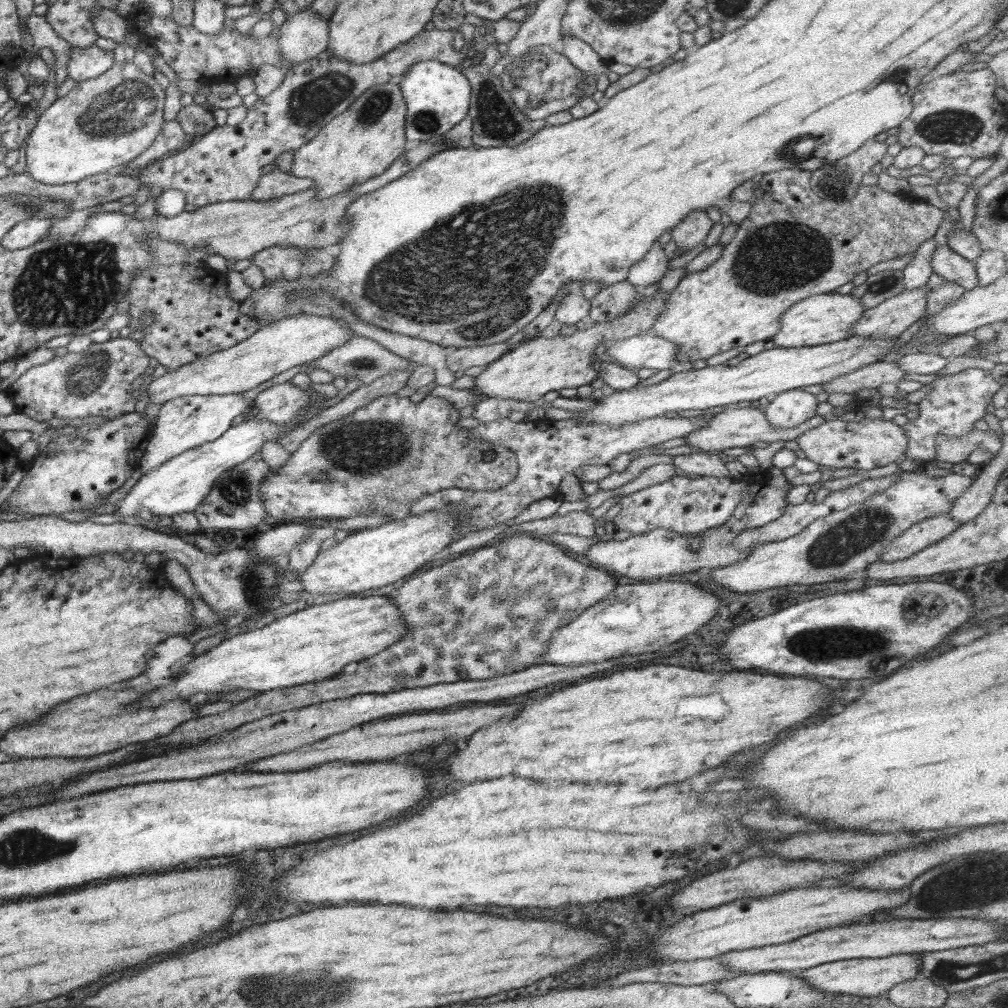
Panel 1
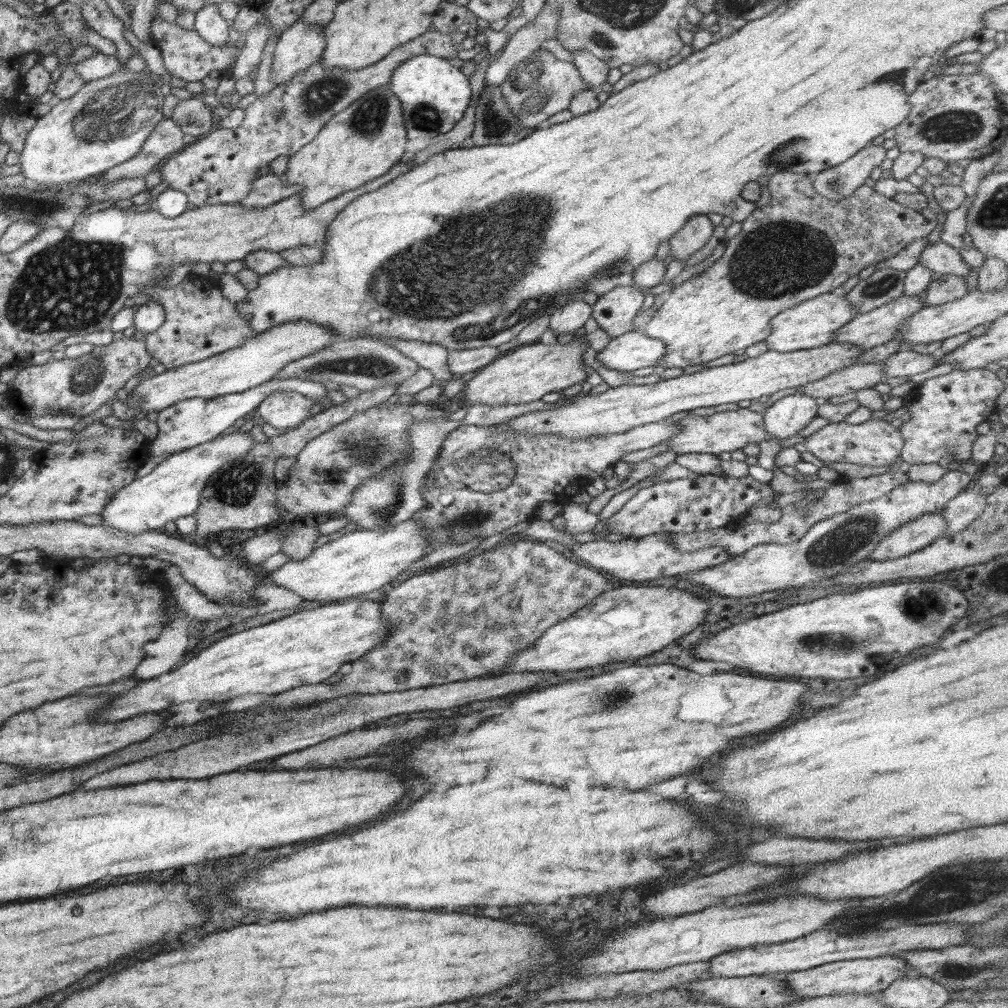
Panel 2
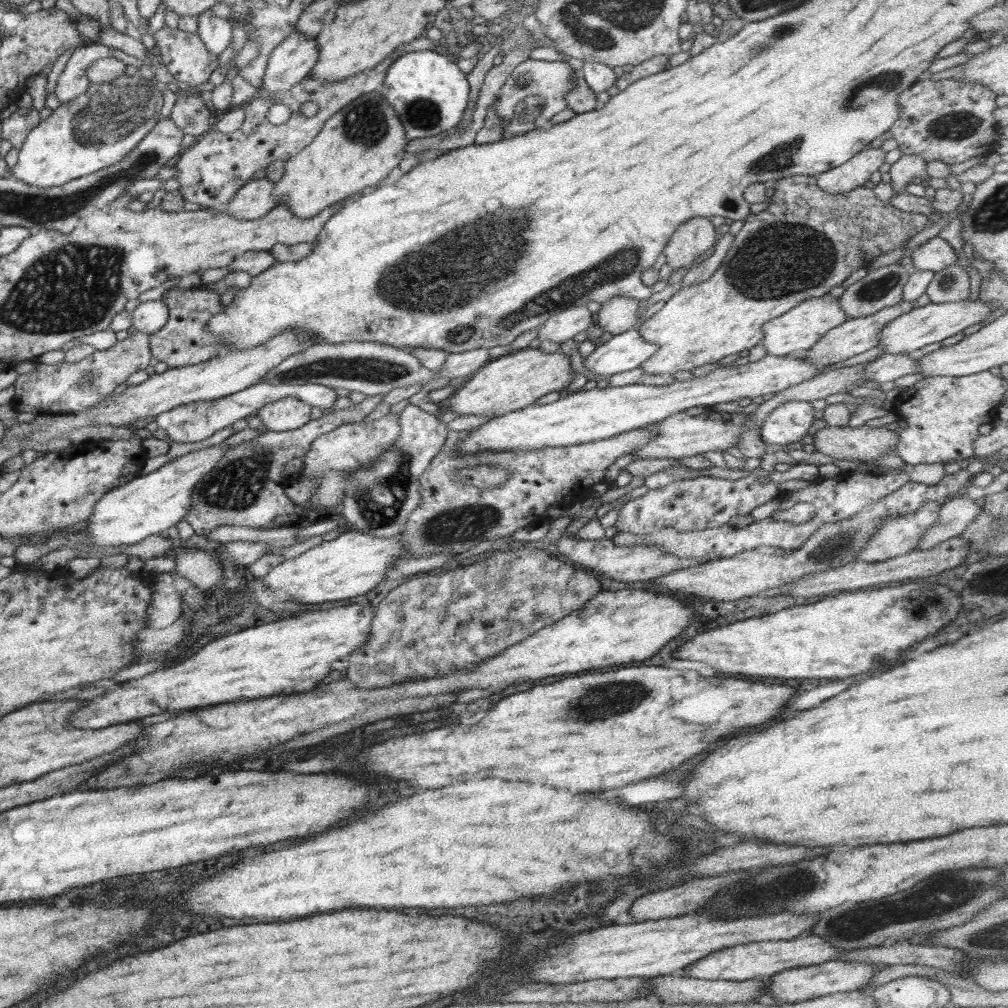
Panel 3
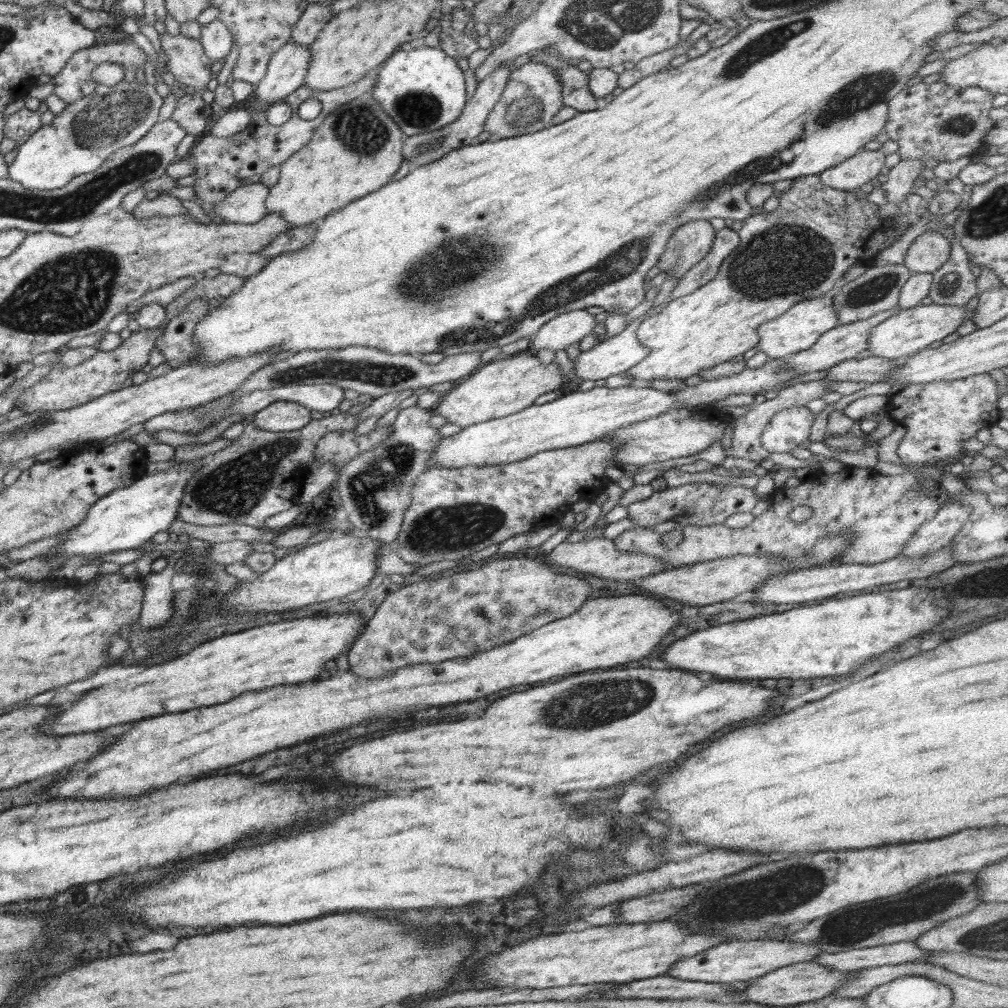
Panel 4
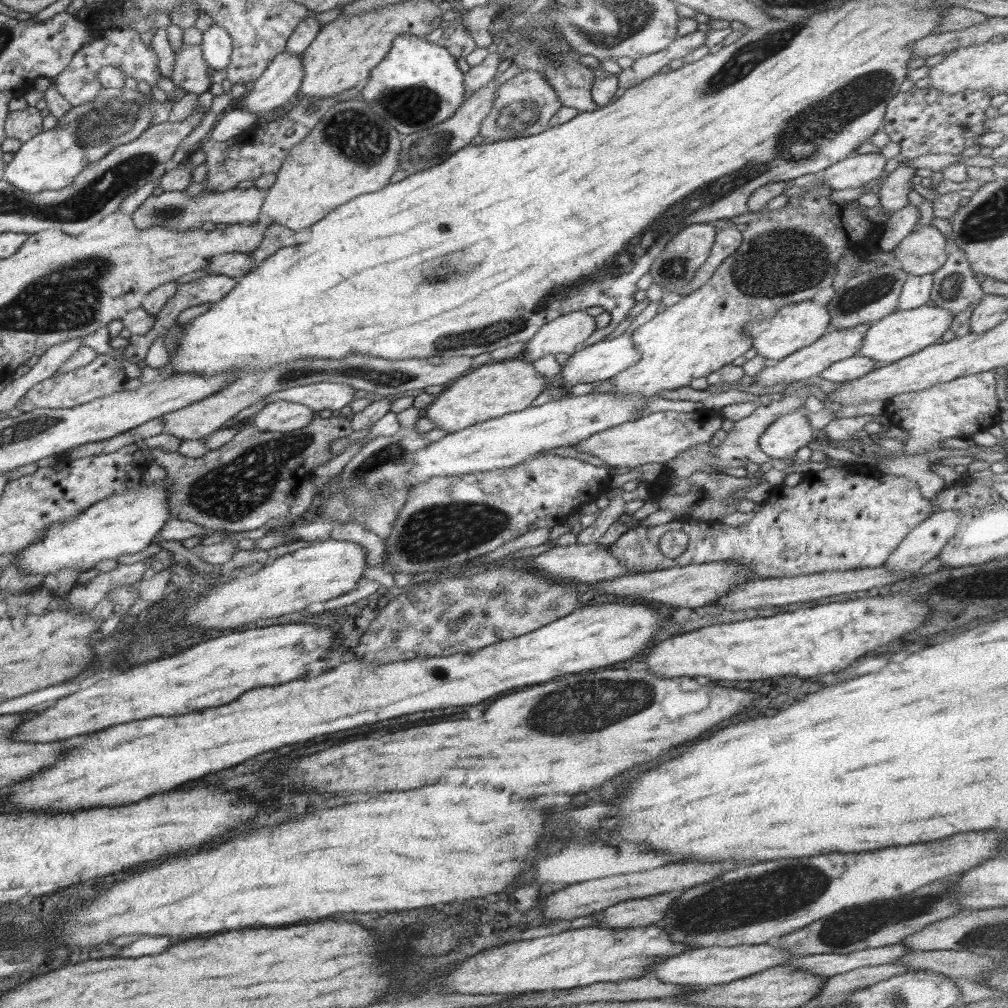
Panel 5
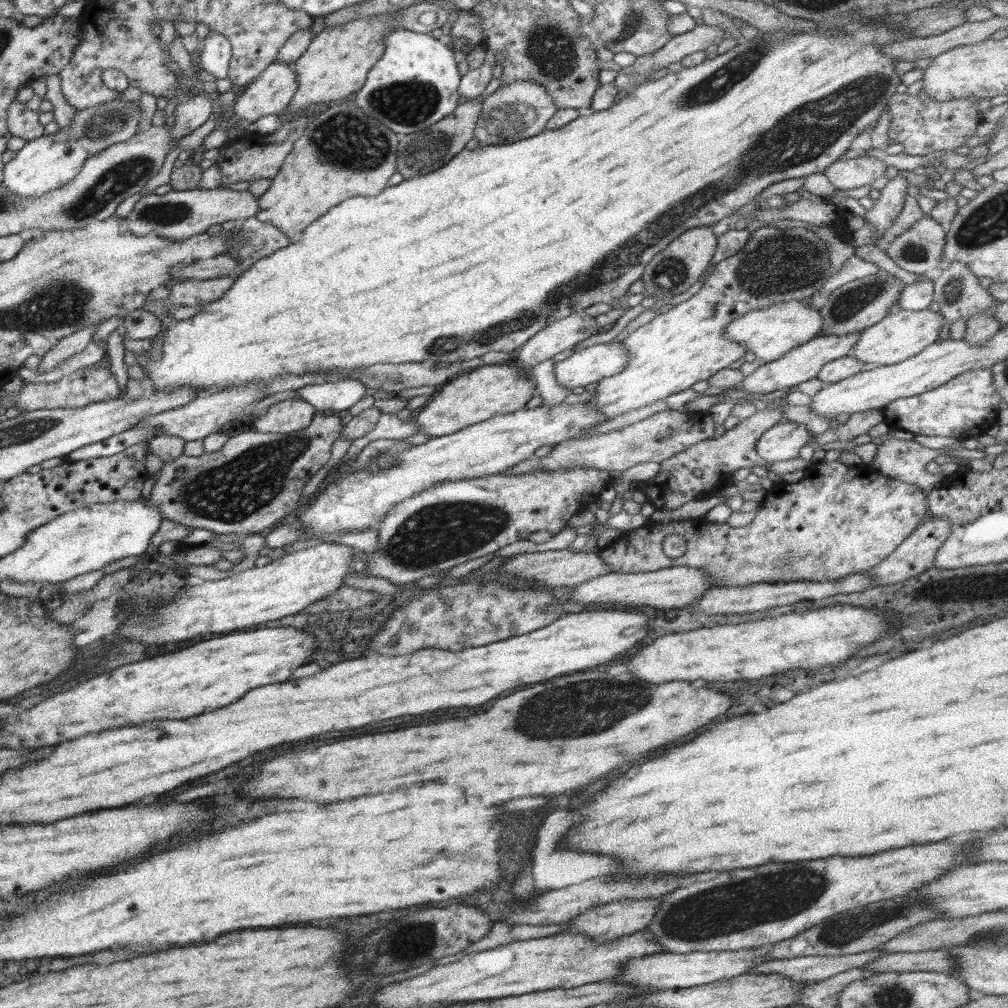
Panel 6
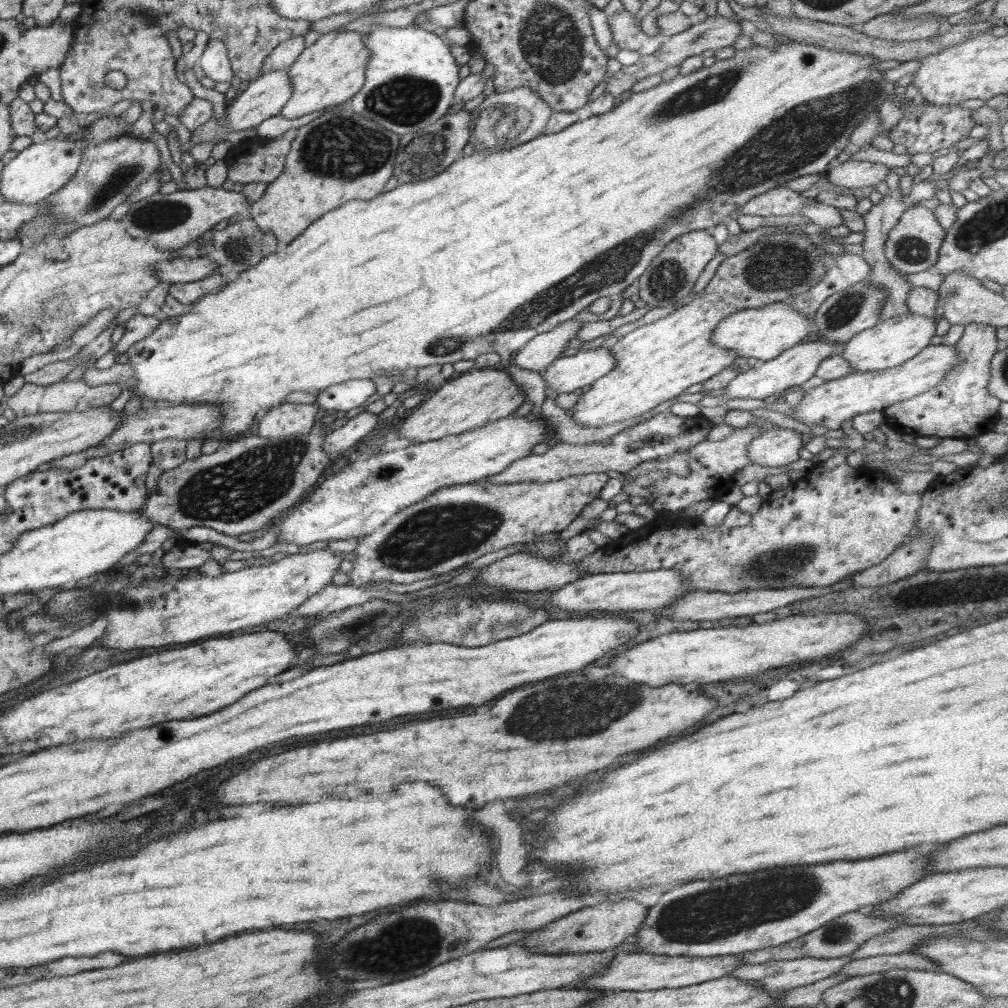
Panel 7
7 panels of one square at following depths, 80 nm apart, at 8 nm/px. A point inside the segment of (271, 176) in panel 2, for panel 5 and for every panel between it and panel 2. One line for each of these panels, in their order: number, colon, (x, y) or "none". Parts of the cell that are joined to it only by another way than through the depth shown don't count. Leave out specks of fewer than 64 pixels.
3: (255, 198)
4: (246, 205)
5: (175, 210)

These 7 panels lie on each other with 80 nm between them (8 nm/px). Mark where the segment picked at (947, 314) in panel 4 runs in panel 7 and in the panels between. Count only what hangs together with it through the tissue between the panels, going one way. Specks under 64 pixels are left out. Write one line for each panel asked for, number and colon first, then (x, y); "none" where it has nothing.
5: (902, 333)
6: (899, 335)
7: (888, 344)

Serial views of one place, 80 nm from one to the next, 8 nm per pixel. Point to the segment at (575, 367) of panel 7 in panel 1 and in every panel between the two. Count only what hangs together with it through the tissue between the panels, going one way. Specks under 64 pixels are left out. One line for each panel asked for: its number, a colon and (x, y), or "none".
1: (645, 350)
2: (633, 350)
3: (626, 351)
4: (614, 355)
5: (605, 359)
6: (592, 364)

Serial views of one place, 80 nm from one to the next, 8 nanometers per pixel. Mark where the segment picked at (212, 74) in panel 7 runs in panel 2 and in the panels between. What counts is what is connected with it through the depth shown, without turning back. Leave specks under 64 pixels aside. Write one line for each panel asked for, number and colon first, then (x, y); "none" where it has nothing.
2: (210, 25)
3: (216, 33)
4: (216, 40)
5: (217, 46)
6: (215, 55)

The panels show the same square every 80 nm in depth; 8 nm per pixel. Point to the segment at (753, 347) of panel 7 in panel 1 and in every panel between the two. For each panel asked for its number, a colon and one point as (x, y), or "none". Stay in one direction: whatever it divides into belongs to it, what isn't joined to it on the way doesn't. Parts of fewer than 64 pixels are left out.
1: (821, 319)
2: (813, 323)
3: (793, 333)
4: (797, 329)
5: (797, 325)
6: (769, 333)

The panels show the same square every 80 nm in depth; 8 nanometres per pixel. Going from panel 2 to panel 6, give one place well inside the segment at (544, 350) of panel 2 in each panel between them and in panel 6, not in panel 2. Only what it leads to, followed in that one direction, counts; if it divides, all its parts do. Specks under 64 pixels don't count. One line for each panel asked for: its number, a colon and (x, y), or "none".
3: (513, 381)
4: (506, 385)
5: (486, 392)
6: (476, 395)

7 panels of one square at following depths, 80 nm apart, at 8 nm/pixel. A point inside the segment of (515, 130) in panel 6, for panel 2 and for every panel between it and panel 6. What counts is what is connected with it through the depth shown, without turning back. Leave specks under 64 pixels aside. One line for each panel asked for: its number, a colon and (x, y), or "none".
2: (542, 85)
3: (536, 90)
4: (532, 96)
5: (524, 105)

